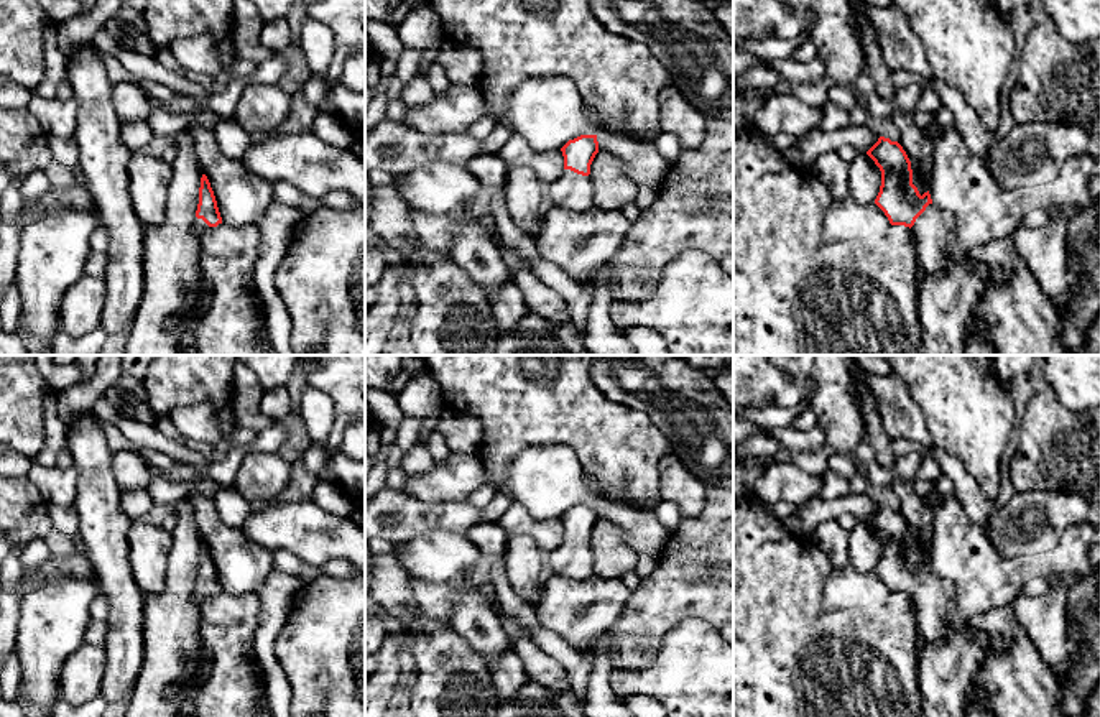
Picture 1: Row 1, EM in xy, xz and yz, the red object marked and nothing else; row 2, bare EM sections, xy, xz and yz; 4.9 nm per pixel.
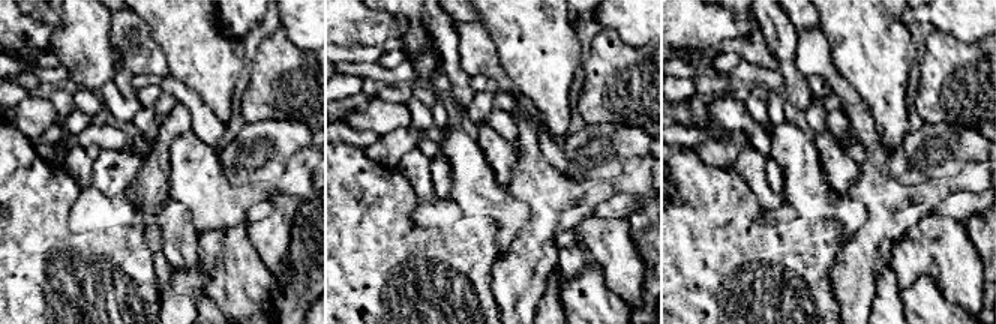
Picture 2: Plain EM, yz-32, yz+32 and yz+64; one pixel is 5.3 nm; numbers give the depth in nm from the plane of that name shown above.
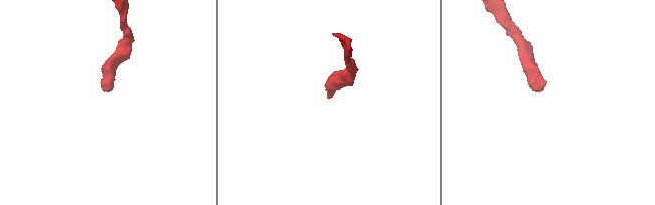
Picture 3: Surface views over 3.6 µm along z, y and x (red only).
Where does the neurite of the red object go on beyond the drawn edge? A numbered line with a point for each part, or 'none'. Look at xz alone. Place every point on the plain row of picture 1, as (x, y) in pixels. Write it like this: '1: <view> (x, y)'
1: xz (573, 559)

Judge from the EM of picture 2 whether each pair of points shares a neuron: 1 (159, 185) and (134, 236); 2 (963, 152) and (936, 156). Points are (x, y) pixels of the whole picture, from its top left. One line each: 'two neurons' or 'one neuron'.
1: two neurons
2: one neuron

